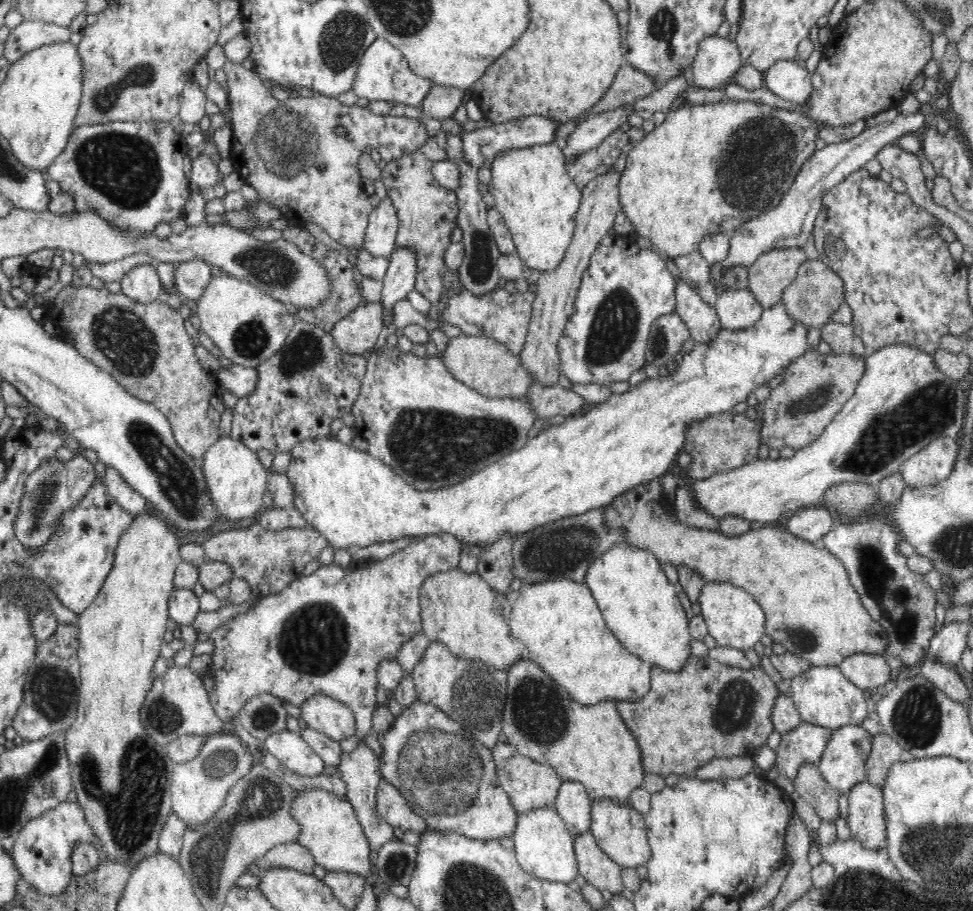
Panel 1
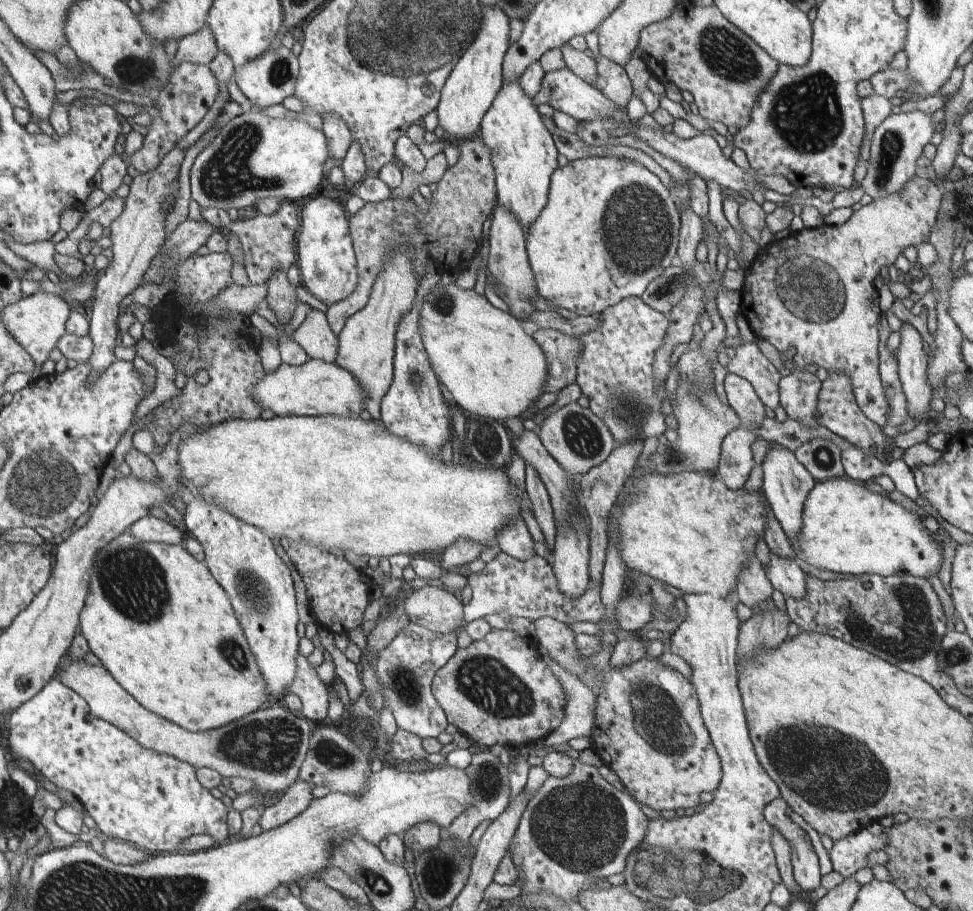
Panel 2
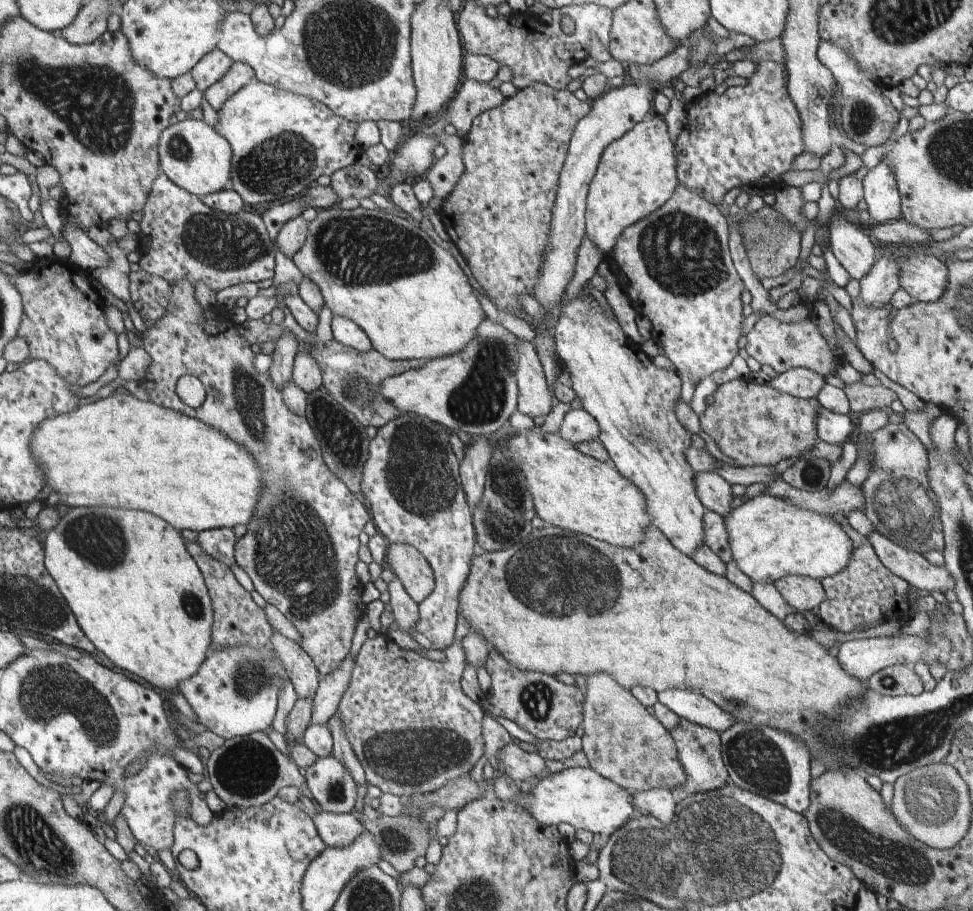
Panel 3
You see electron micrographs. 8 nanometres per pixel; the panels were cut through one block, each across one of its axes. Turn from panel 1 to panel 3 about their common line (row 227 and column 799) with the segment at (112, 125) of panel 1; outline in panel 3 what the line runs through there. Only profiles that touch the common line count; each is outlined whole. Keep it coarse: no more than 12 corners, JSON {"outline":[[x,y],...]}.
{"outline":[[789,71],[686,105],[678,182],[710,204],[806,150]]}

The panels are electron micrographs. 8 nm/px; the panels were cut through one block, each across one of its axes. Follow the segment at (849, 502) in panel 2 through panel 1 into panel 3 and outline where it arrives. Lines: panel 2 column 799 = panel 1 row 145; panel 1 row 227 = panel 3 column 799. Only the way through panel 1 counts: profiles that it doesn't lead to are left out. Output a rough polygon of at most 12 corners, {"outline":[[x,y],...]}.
{"outline":[[761,493],[725,517],[755,582],[822,580],[852,556],[830,515]]}

